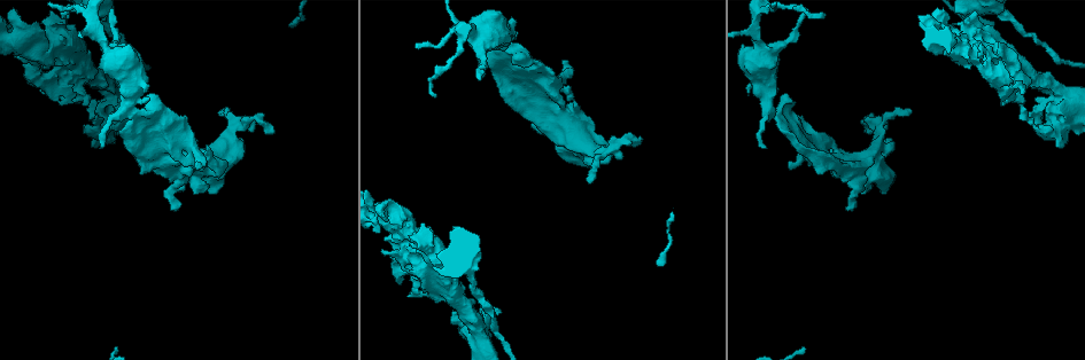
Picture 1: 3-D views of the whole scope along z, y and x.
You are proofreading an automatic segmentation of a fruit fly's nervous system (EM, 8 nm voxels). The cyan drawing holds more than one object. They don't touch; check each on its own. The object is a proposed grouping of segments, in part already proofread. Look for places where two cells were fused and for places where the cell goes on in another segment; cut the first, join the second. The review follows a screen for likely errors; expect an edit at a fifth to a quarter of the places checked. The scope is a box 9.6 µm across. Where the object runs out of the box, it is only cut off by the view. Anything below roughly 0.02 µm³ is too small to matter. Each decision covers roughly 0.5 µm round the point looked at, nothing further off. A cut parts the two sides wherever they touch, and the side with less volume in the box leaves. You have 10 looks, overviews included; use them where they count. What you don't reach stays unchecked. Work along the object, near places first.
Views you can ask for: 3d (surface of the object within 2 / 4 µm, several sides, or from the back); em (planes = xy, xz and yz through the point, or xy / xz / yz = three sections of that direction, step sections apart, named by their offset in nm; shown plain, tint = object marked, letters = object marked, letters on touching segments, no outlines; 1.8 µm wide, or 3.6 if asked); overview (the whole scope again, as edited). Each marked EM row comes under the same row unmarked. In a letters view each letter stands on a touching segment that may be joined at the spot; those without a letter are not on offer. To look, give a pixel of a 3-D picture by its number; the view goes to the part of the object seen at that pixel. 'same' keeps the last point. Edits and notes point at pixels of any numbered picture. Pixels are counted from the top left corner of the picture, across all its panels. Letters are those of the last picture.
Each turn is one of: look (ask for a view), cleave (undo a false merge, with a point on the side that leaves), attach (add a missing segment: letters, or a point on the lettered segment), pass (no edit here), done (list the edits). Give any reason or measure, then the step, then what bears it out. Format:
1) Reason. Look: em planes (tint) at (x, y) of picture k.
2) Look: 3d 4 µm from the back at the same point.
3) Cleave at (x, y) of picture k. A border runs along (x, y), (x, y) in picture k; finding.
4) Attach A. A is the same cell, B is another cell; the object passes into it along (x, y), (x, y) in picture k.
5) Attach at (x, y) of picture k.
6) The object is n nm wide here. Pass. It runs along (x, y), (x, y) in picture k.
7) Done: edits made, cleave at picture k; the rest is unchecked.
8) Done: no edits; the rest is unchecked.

Closes a loop. Look: 3d 4 µm at (207, 150) of picture 1.

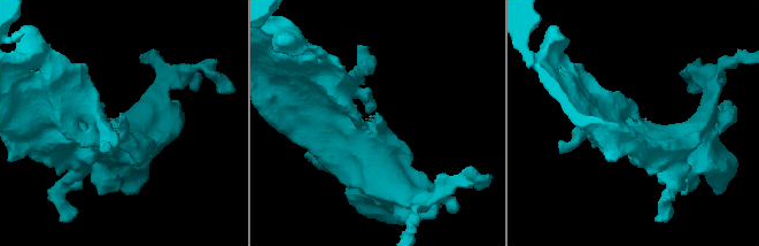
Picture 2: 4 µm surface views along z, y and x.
Need the tissue. Look: em 3.6 µm planes (letters) at (638, 121) of picture 2.

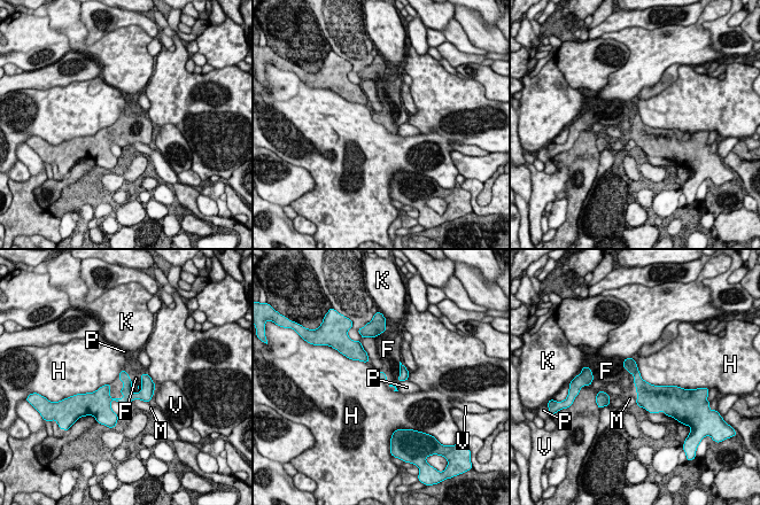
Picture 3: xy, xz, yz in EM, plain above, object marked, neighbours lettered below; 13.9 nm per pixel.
Attach F. F is the same cell, H, K, M, P and V are other cells; the cell continues.

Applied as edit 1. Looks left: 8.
Redraw. Look: overview.

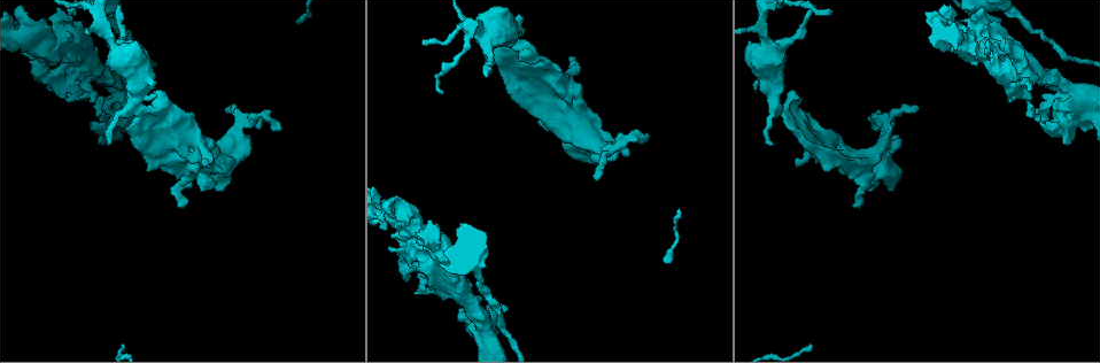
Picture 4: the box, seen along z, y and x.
Sharp bend. Look: 3d 4 µm at (154, 124) of picture 4.

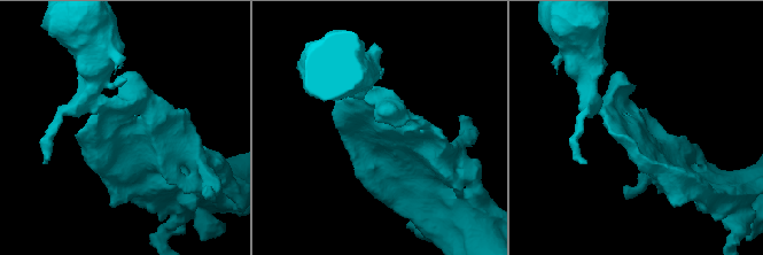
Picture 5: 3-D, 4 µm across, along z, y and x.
Need the tissue. Look: em planes (letters) at (640, 131) of picture 5.

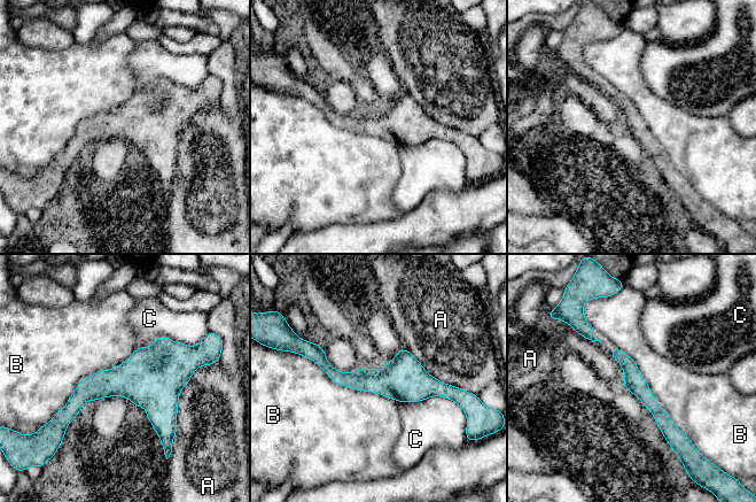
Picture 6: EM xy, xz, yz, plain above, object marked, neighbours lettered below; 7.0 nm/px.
Pass. A, B and C are other cells; a border runs along (303, 356), (340, 385), (399, 402) in picture 6; one cell here.

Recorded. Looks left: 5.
Look: em 3.6 µm planes (tint) at (230, 110) of picture 4.

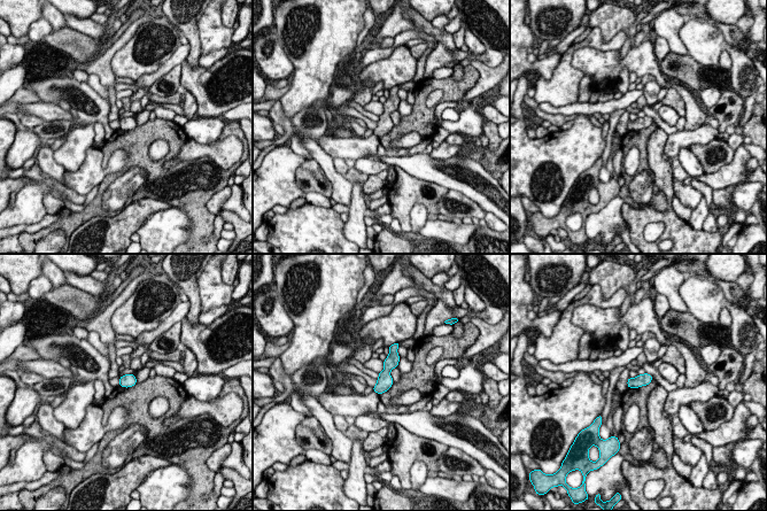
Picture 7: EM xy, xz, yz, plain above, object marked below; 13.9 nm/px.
Look: em 3.6 µm planes (letters) at the same point.

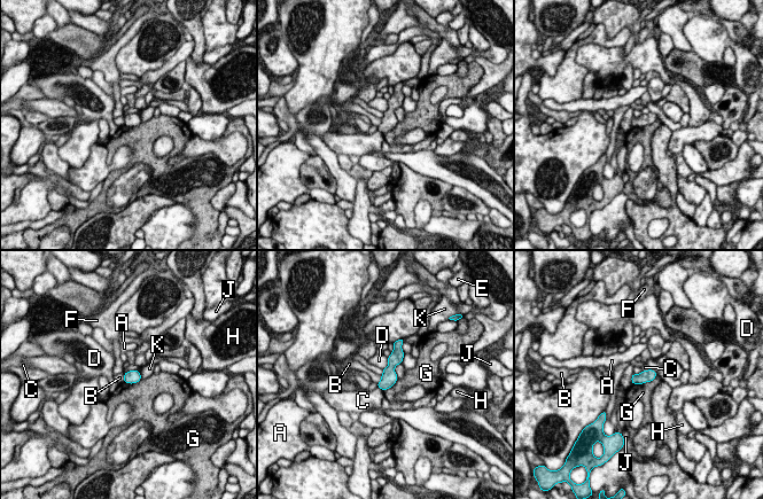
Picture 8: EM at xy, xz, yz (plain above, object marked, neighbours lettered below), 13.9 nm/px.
Pass. A, B, C, D, E, F, G, H, J and K are other cells; no lettered segment goes on from it.

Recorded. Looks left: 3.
Touches itself. Look: em xy step 8 (tint) at (985, 50) of picture 4.

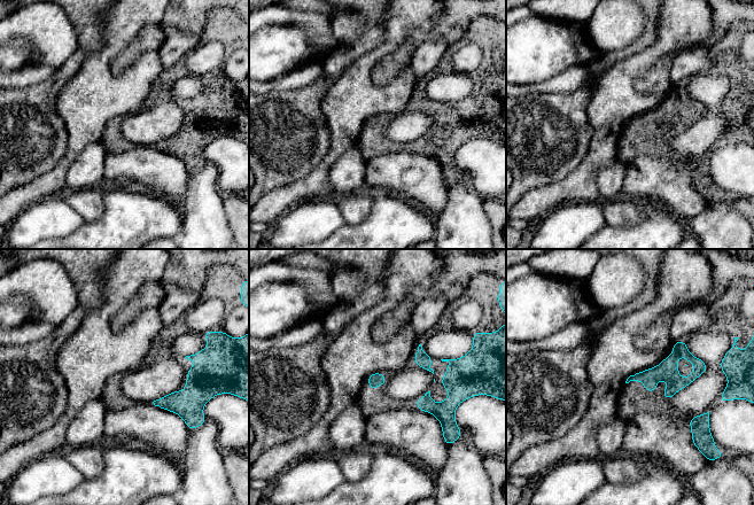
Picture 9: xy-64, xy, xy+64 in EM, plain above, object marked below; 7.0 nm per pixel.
Look: em planes (letters) at the same point.

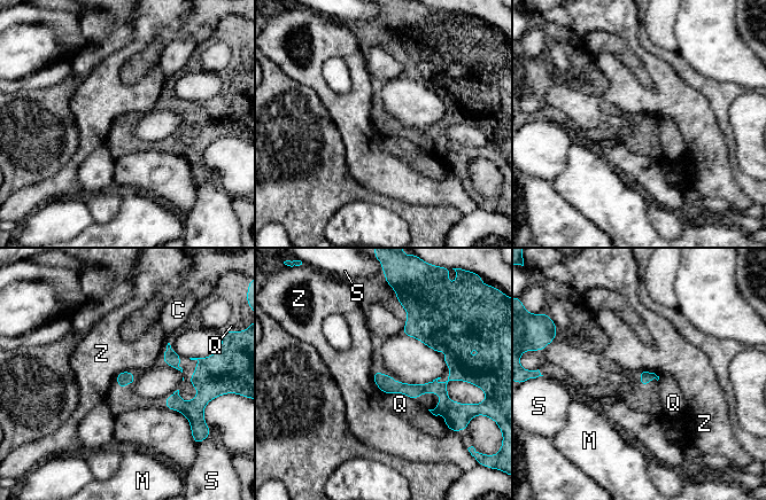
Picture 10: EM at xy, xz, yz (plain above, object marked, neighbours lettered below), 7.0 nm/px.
Pass. C, M, Q, S and Z are other cells; a border runs along (640, 370), (650, 370), (658, 376) in picture 10; continuous, no second cell.

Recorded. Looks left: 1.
Done: edits made, attach at picture 3; the rest is unchecked.

